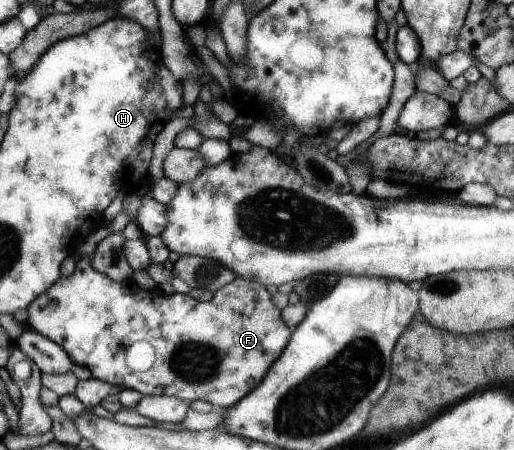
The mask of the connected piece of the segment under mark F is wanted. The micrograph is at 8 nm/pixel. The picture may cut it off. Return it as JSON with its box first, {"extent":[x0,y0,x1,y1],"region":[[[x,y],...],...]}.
{"extent":[26,255,292,409],"region":[[[89,255],[79,257],[75,264],[75,271],[69,276],[62,276],[48,292],[44,292],[39,298],[36,298],[28,306],[27,310],[26,325],[39,334],[61,344],[71,355],[71,358],[74,359],[75,364],[87,367],[91,371],[93,378],[115,386],[122,386],[125,389],[137,390],[143,395],[167,395],[182,398],[190,403],[193,400],[205,400],[205,402],[212,404],[213,407],[219,407],[220,409],[233,406],[260,383],[260,380],[267,374],[269,367],[284,351],[288,340],[292,336],[292,329],[284,323],[280,310],[273,304],[272,296],[269,295],[265,286],[257,281],[248,281],[237,277],[212,293],[211,300],[198,301],[193,300],[192,294],[174,293],[167,295],[160,292],[157,287],[151,290],[144,290],[139,288],[132,279],[121,282],[114,281],[93,266],[92,258]]]}

